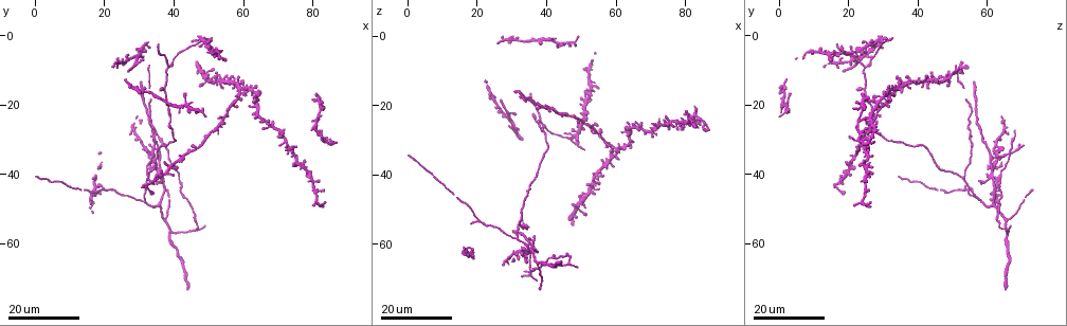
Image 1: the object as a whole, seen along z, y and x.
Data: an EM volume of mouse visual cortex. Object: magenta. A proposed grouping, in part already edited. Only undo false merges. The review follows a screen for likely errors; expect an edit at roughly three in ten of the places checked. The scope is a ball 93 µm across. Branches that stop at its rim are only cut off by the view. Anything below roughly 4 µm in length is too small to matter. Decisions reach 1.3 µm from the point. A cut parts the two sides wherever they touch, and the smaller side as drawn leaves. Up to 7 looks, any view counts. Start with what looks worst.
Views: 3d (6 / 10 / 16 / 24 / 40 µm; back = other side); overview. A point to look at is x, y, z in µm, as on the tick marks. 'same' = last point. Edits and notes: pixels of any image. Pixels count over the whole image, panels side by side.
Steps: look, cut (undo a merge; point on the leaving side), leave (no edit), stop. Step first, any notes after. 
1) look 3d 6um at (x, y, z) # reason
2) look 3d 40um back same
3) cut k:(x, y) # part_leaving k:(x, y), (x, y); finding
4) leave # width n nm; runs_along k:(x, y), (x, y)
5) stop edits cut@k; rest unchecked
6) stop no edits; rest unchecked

look 3d 16um at (38.0, 53.0, 66.0) # thin arm on a thick one

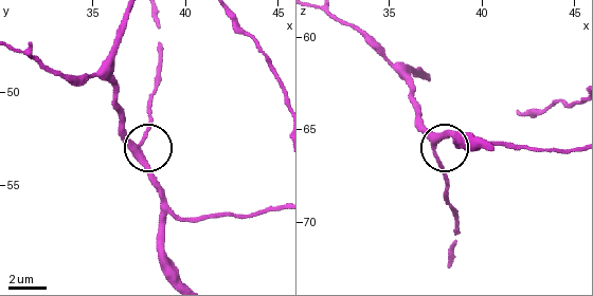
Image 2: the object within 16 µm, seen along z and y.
look 3d 6um same # zoom in

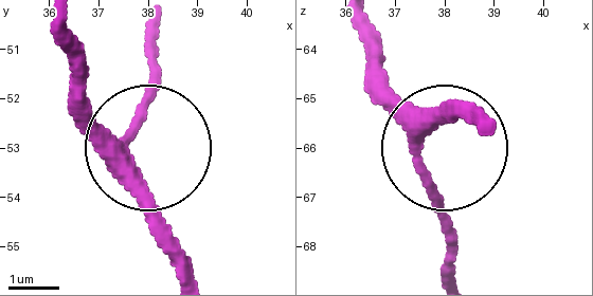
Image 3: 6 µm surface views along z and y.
leave # arms 3; runs_along 3:(60, 40), (77, 90), (127, 145), (148, 57); one neuron here

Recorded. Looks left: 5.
look 3d 16um at (31.5, 47.5, 58.0) # side arm on a straight run

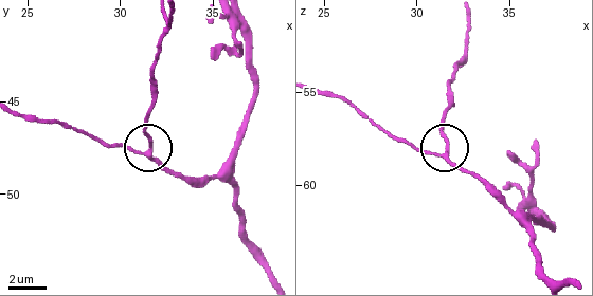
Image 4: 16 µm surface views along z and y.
look 3d 6um at (31.6, 47.8, 58.5) # closer look

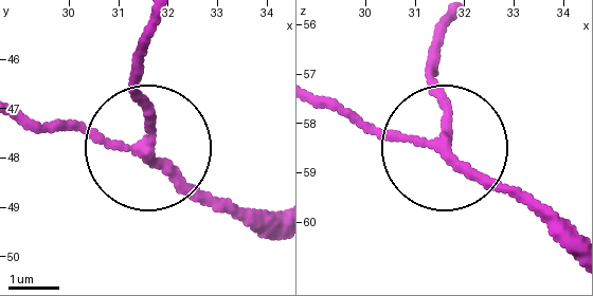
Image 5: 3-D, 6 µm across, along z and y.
leave # side_arm 45 um; runs_along 5:(157, 18), (136, 81), (144, 141), (110, 145), (27, 119); continuous, no second neuron

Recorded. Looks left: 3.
look 3d 24um at (35.5, 35.0, 61.5) # arms part here

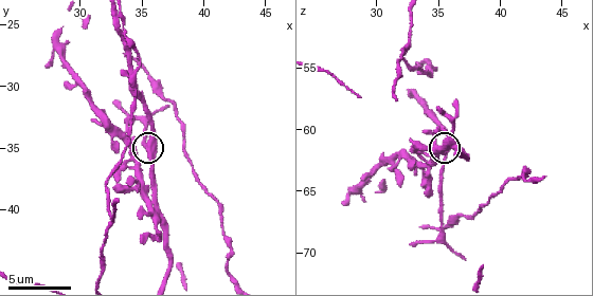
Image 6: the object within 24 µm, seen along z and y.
look 3d 10um same

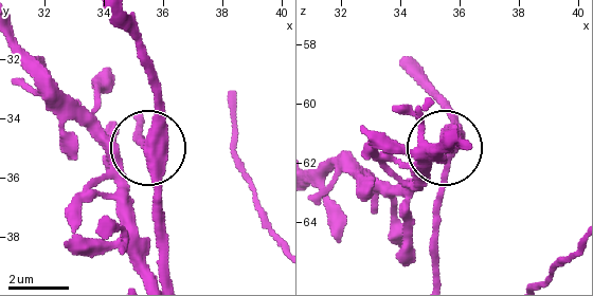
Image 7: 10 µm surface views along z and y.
leave # arms 3; all the same neuron

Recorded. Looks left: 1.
stop no edits; rest unchecked

